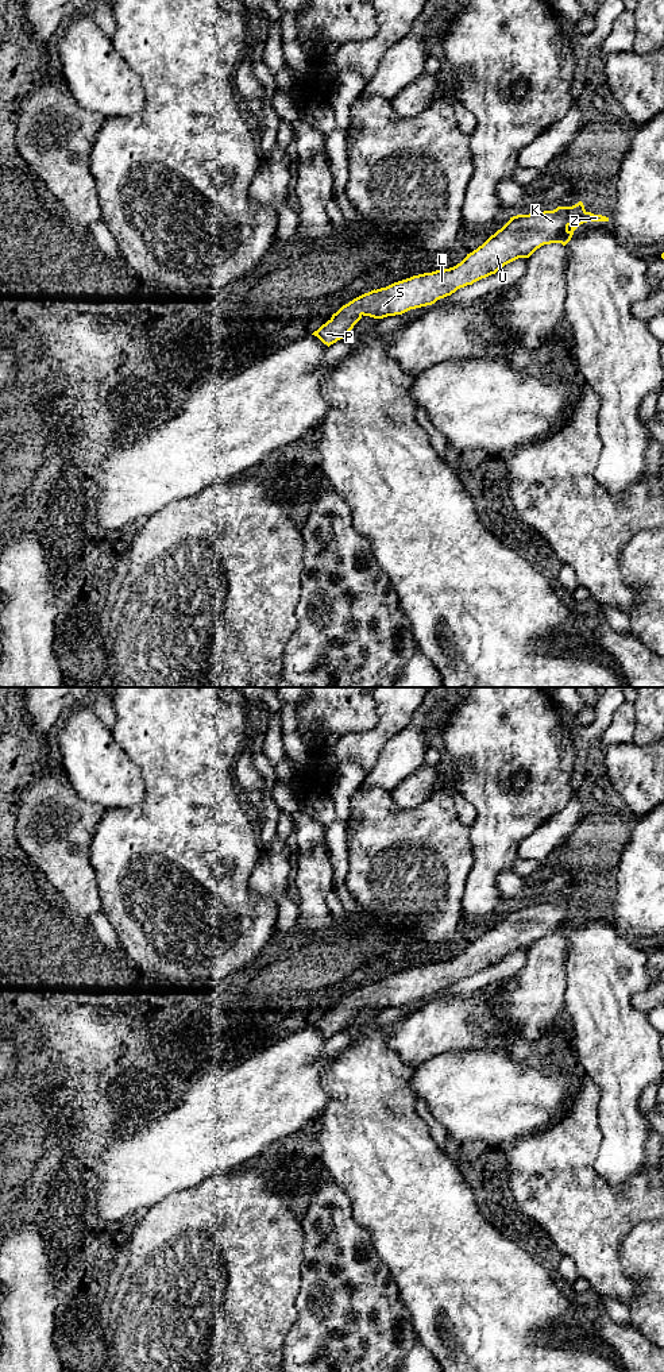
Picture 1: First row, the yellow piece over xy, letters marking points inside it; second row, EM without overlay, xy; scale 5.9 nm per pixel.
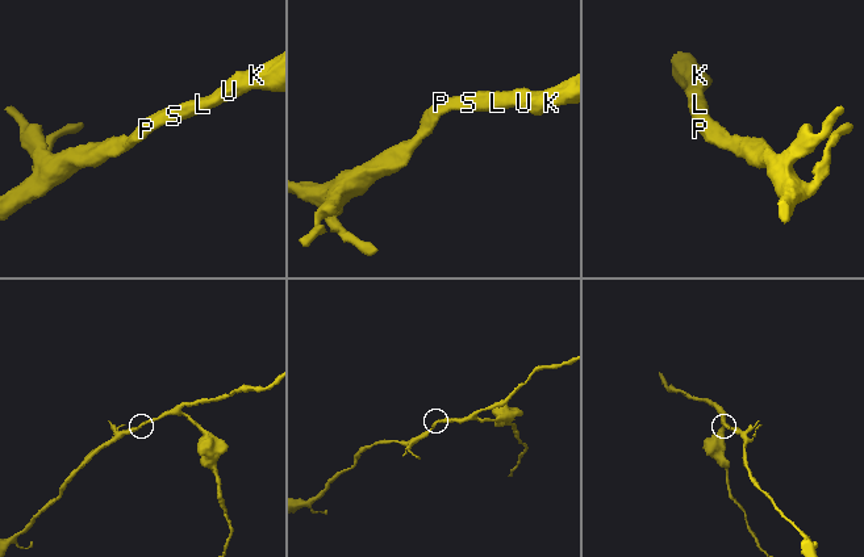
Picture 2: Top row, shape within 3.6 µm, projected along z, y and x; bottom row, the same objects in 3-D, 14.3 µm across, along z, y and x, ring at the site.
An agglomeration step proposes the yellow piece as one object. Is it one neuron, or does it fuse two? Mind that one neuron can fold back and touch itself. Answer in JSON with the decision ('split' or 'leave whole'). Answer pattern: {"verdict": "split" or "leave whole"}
{"verdict": "leave whole"}

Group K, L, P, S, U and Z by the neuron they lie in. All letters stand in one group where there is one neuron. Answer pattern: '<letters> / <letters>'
K L P S U Z

